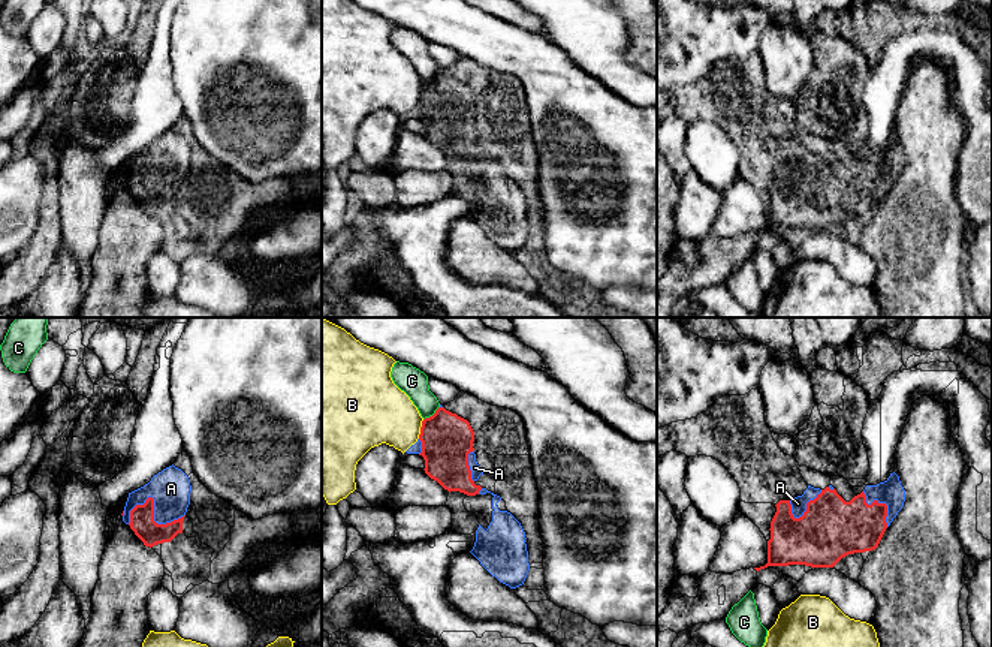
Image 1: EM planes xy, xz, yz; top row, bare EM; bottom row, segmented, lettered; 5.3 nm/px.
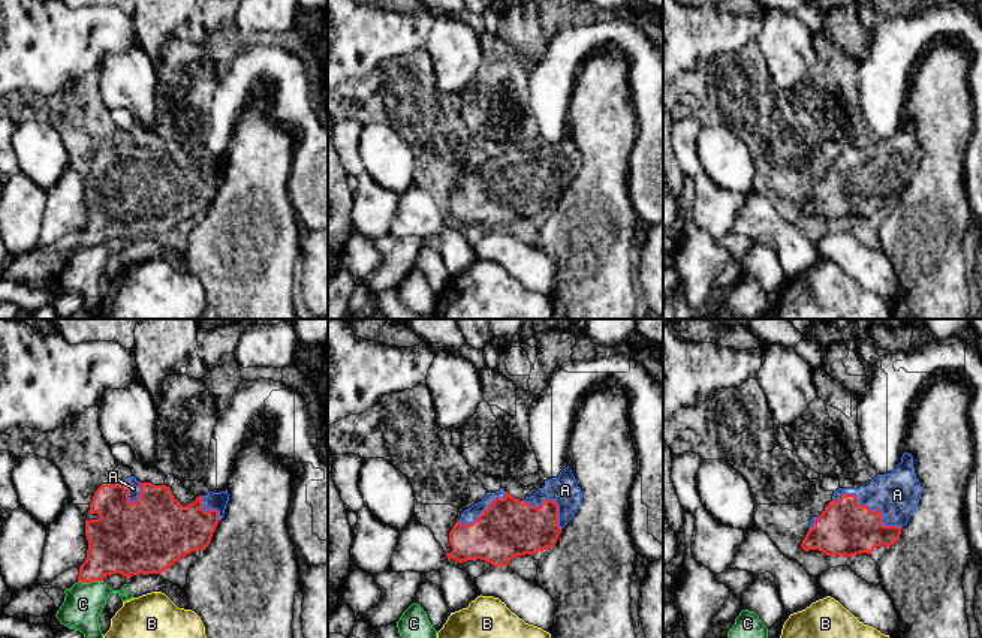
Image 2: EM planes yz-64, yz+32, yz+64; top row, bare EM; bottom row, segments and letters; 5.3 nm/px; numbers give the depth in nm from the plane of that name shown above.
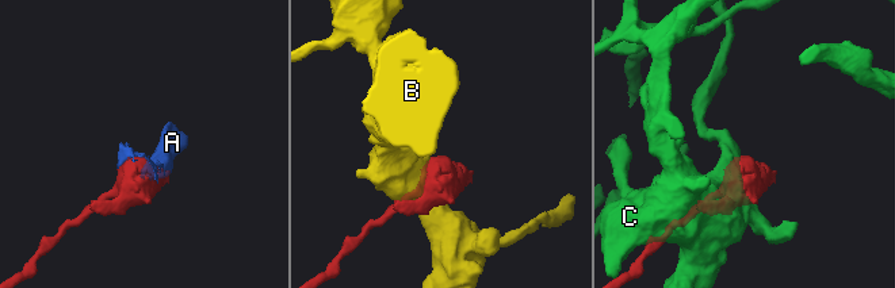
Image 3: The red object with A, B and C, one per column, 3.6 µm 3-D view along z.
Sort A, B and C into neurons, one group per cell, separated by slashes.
A / B / C

